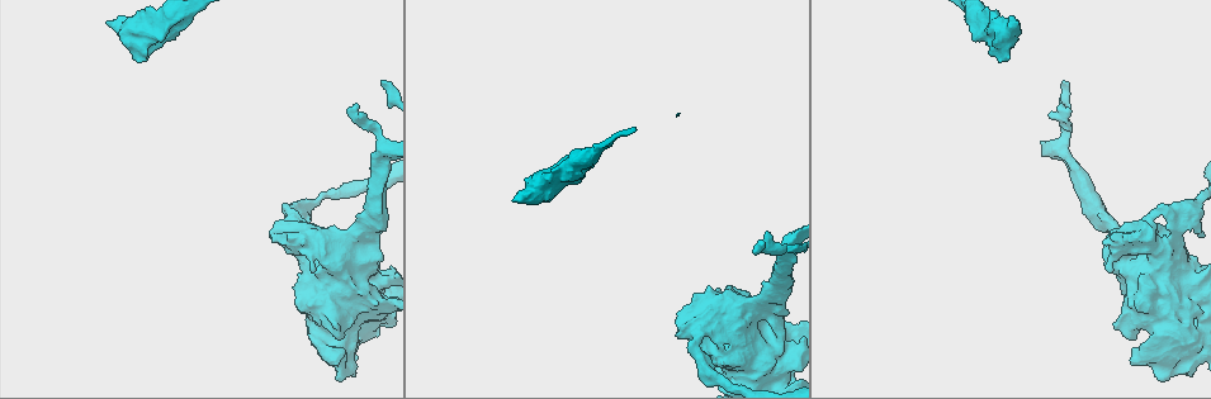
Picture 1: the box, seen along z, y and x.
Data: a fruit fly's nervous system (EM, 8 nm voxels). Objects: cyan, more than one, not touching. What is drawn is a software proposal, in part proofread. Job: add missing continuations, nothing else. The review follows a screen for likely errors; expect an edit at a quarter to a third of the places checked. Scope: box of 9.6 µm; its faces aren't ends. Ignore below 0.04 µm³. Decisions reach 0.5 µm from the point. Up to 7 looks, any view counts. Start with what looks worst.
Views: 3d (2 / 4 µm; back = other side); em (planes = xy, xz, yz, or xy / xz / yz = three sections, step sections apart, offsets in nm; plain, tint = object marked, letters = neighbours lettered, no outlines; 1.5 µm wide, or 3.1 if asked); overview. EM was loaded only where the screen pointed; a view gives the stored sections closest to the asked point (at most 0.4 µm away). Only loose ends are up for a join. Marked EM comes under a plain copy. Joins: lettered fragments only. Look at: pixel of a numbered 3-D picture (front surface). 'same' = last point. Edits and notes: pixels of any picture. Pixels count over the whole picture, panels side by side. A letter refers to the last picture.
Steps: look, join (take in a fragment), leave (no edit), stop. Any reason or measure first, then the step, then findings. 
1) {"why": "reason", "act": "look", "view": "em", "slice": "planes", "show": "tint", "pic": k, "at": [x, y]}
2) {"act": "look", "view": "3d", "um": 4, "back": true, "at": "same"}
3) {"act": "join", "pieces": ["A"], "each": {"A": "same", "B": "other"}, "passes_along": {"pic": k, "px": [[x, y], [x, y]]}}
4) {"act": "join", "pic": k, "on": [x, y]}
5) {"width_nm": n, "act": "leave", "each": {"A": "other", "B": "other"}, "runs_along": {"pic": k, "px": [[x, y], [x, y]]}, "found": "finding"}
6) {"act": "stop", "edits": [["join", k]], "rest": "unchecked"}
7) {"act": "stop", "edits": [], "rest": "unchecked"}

{"why": "stops while still wide", "act": "look", "view": "3d", "um": 4, "pic": 1, "at": [512, 199]}

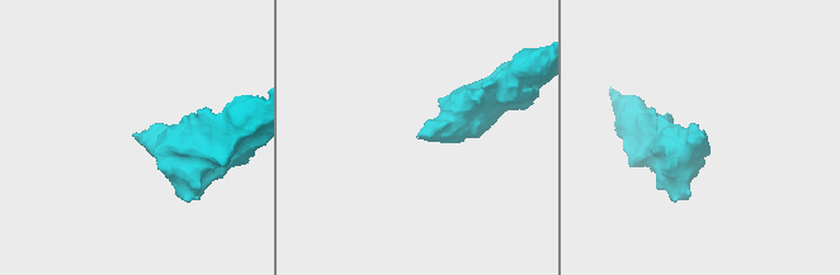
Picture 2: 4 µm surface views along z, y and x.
{"why": "shape alone is not enough", "act": "look", "view": "em", "slice": "planes", "show": "letters", "pic": 2, "at": [421, 138]}

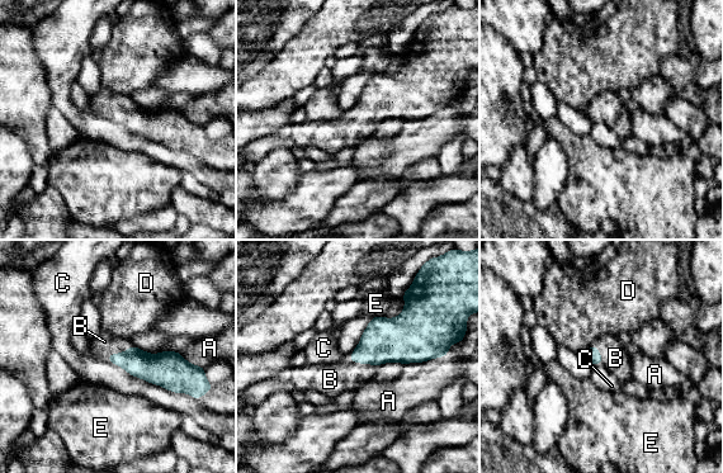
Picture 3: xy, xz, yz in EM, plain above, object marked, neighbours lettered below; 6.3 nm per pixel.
{"act": "join", "pieces": ["B"], "each": {"A": "other", "B": "same", "C": "other", "D": "other", "E": "other"}, "passes_along": {"pic": 3, "px": [[384, 340], [364, 363], [330, 379]]}, "found": "the cell continues"}

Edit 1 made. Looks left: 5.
{"why": "stops while still wide", "act": "look", "view": "em", "slice": "planes", "show": "letters", "pic": 1, "at": [1158, 378]}

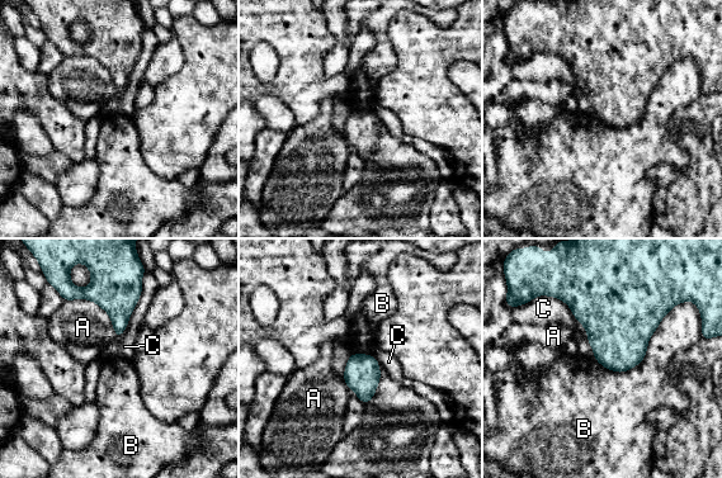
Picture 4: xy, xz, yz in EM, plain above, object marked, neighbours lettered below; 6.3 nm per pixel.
{"width_nm": 240, "act": "leave", "each": {"A": "other", "B": "other", "C": "other"}, "found": "no lettered fragment goes on from it"}

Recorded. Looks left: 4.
{"act": "stop", "edits": [["join", 3]], "rest": "unchecked"}

